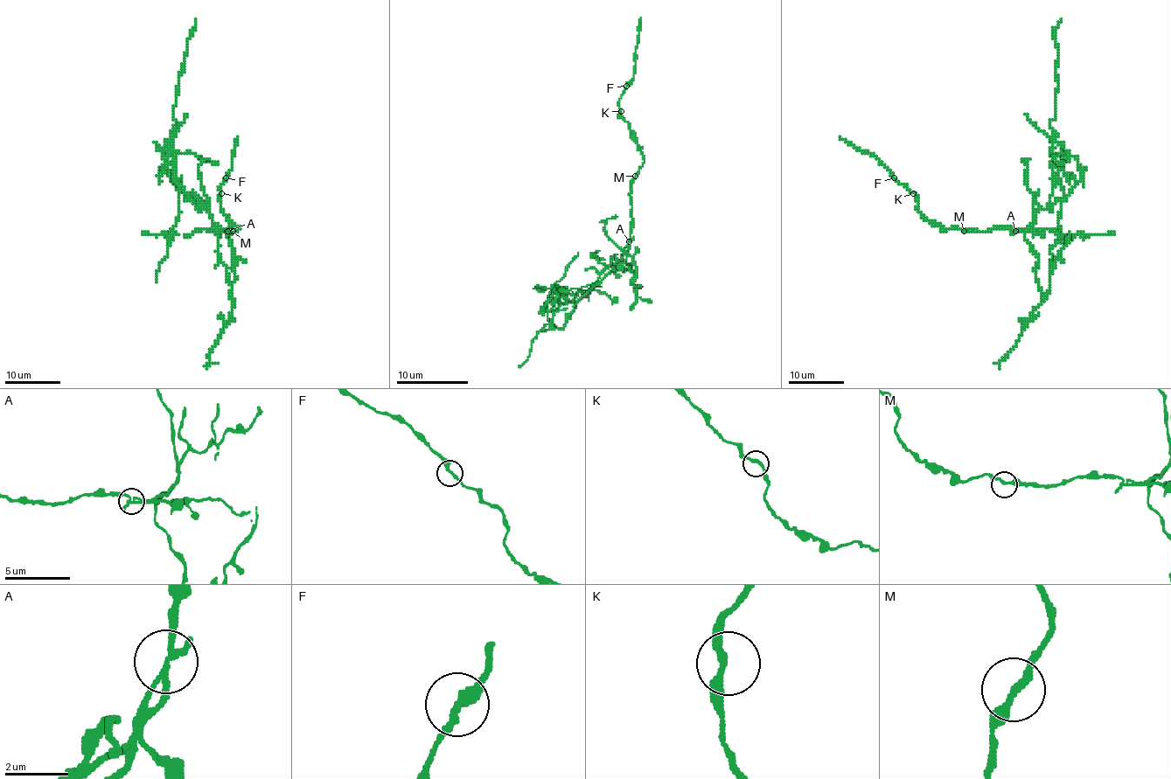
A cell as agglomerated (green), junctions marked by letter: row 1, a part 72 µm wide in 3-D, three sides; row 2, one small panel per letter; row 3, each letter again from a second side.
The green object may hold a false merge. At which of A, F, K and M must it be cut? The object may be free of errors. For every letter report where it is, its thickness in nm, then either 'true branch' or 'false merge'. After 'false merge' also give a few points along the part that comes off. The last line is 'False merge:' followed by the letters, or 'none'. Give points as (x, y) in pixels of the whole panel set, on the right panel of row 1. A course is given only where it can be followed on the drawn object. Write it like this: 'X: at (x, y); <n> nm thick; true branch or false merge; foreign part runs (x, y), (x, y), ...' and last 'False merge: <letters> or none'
A: at (1015, 231); 240 nm thick; false merge; foreign part runs (1015, 231), (1024, 231), (1041, 209), (1062, 202), (1083, 181), (1074, 156), (1053, 158), (1063, 191), (1049, 281)
F: at (894, 177); 280 nm thick; true branch
K: at (913, 193); 220 nm thick; true branch
M: at (964, 231); 240 nm thick; true branch
False merge: A

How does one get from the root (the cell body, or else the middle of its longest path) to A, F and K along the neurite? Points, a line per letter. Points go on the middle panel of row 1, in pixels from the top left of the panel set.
A: (605, 268), (621, 258), (628, 241)
F: (605, 268), (621, 258), (630, 239), (630, 181), (644, 161), (635, 134), (619, 116), (619, 100), (626, 86)
K: (605, 268), (621, 258), (630, 239), (630, 181), (644, 161), (635, 134), (619, 116), (621, 111)

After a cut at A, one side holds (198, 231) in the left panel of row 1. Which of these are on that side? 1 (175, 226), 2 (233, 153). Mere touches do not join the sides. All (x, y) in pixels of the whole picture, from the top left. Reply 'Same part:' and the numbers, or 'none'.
Same part: 2

